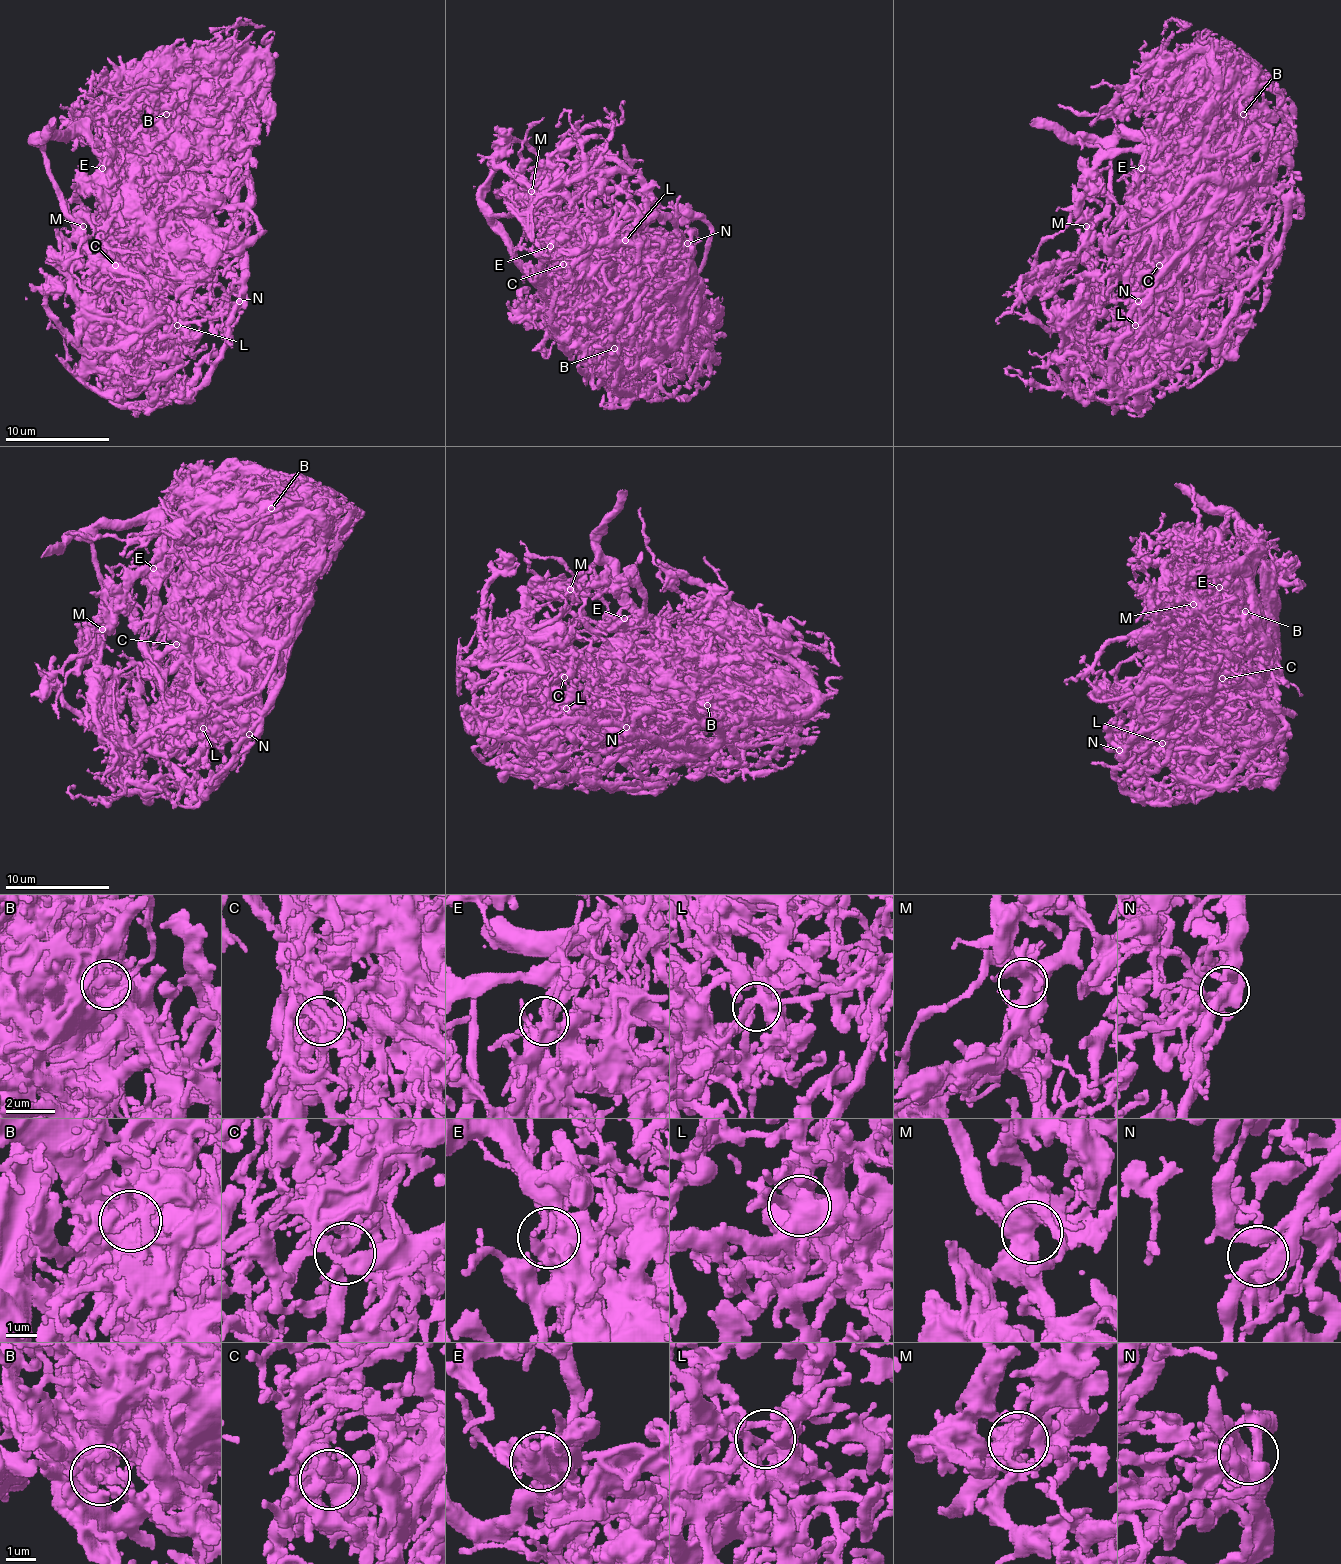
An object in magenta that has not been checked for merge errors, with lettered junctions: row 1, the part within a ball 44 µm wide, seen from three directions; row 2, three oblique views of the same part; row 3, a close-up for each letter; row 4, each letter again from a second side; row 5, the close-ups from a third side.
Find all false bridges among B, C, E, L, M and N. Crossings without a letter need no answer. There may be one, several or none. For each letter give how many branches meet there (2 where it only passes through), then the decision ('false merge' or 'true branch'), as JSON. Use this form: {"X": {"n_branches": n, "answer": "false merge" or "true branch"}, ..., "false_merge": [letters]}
{"B": {"n_branches": 5, "answer": "true branch"}, "C": {"n_branches": 7, "answer": "true branch"}, "E": {"n_branches": 4, "answer": "true branch"}, "L": {"n_branches": 4, "answer": "true branch"}, "M": {"n_branches": 5, "answer": "true branch"}, "N": {"n_branches": 5, "answer": "true branch"}, "false_merge": []}

